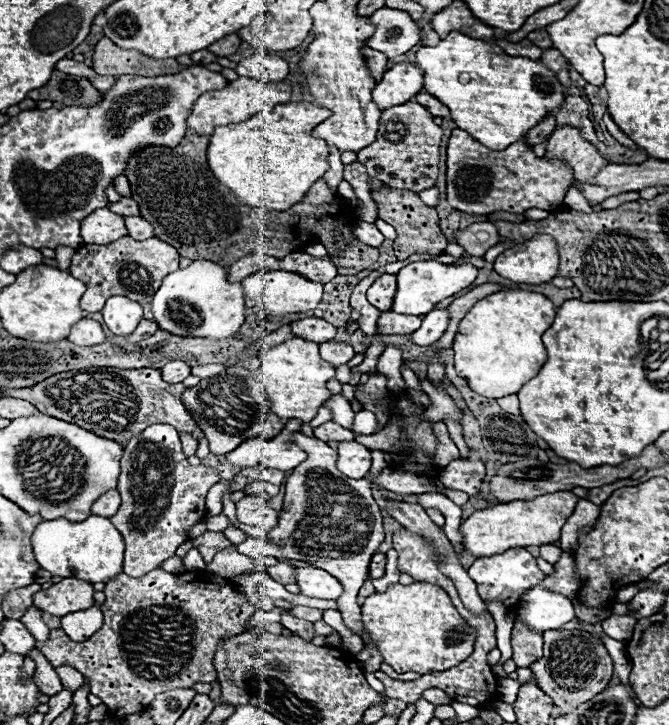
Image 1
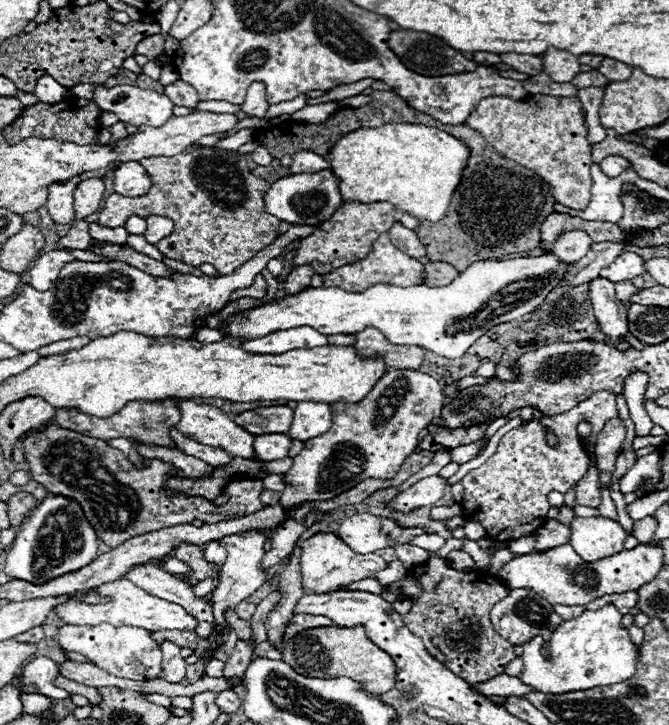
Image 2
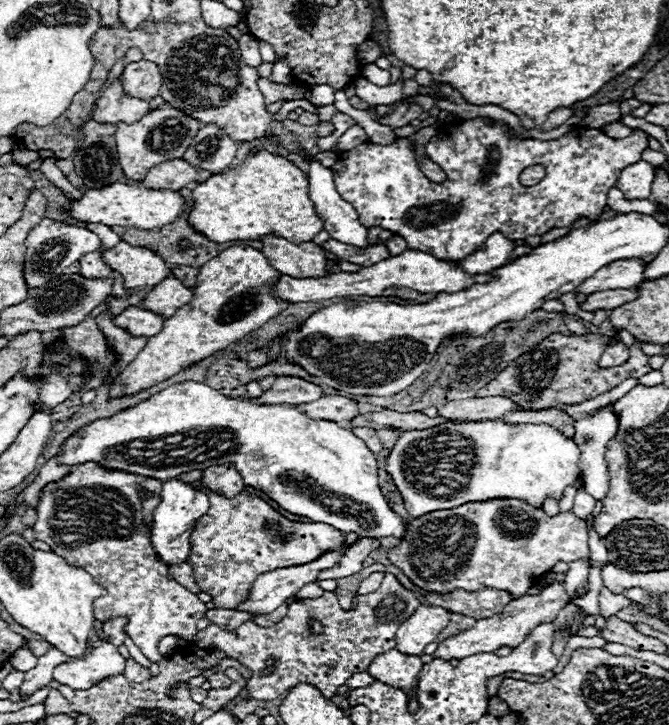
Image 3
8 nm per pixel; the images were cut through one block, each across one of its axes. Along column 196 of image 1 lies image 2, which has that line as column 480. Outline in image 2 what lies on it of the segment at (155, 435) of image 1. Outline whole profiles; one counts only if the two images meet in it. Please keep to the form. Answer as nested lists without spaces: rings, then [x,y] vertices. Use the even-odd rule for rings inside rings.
[[[600,390],[566,414],[556,414],[552,418],[542,418],[542,422],[534,420],[528,426],[512,428],[500,440],[494,456],[460,480],[464,486],[464,516],[480,522],[486,528],[486,534],[494,540],[516,540],[534,534],[548,514],[548,492],[568,492],[570,486],[578,482],[590,468],[590,452],[584,448],[582,438],[578,436],[578,424],[592,424],[592,436],[596,436],[606,420],[614,416],[618,416],[614,396],[606,390]],[[544,424],[558,436],[558,448],[550,448],[546,444],[542,432]]]

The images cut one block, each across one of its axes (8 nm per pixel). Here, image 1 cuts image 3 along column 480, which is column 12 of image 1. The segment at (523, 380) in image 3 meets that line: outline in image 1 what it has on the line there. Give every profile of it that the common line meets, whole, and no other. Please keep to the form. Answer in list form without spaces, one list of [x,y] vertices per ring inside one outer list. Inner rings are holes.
[[[86,368],[86,370],[78,370],[78,372],[58,372],[58,376],[50,376],[34,386],[28,388],[10,388],[10,390],[2,390],[2,396],[18,396],[22,400],[30,400],[30,404],[34,404],[42,414],[46,416],[54,416],[58,420],[70,420],[98,436],[106,436],[110,440],[118,440],[120,444],[128,444],[130,436],[136,436],[138,432],[142,432],[142,428],[148,428],[150,424],[170,424],[174,426],[178,432],[188,432],[194,438],[202,436],[202,430],[198,428],[198,424],[192,420],[190,412],[184,408],[180,396],[186,390],[186,386],[180,384],[166,384],[160,376],[160,372],[156,368]]]

